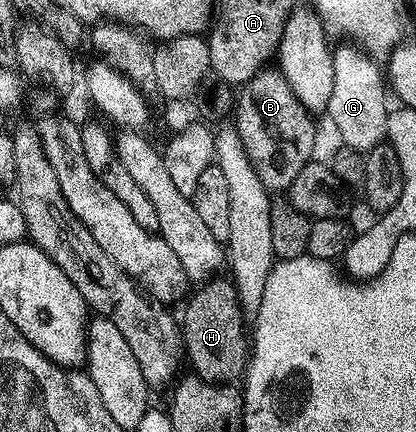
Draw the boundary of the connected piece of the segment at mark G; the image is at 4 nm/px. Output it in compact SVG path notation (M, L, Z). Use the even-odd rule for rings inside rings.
M346 44L333 49L333 86L332 95L329 98L325 115L336 123L341 143L354 151L366 153L383 143L386 137L387 118L389 116L389 107L386 108L384 102L387 93L384 78L380 76L379 64L367 51L364 51L359 45Z

